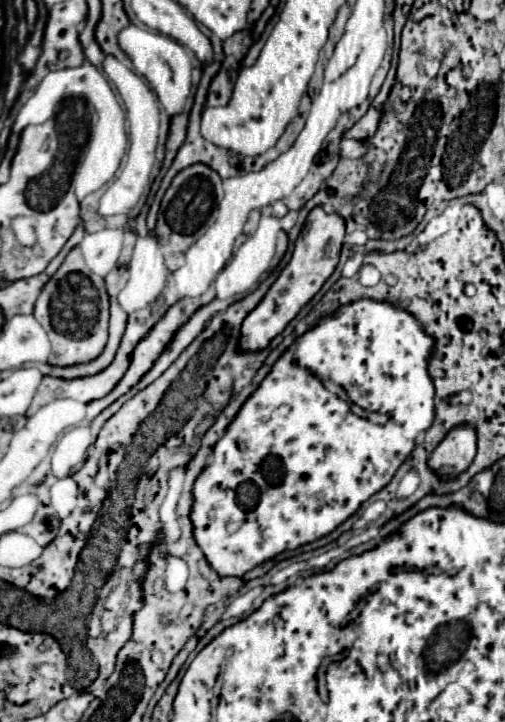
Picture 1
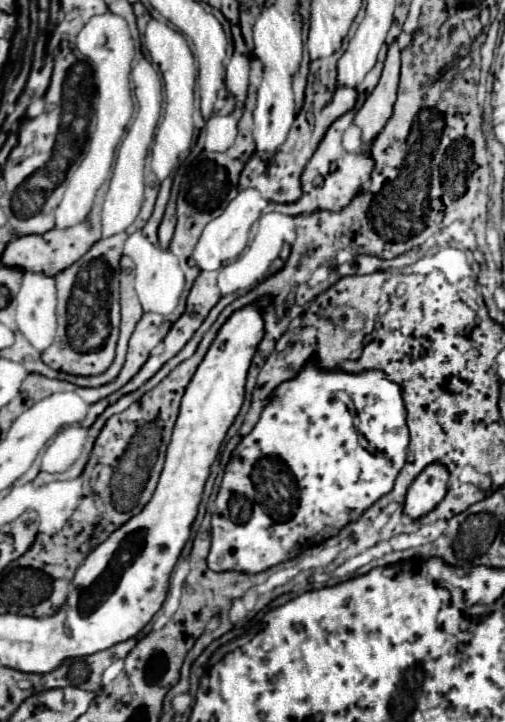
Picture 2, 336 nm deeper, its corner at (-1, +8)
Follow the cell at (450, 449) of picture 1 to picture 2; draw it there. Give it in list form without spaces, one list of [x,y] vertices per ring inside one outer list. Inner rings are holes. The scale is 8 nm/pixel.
[[[428,464],[408,488],[408,496],[404,502],[404,512],[410,518],[420,518],[426,512],[434,510],[438,502],[446,496],[450,472],[444,464]]]

